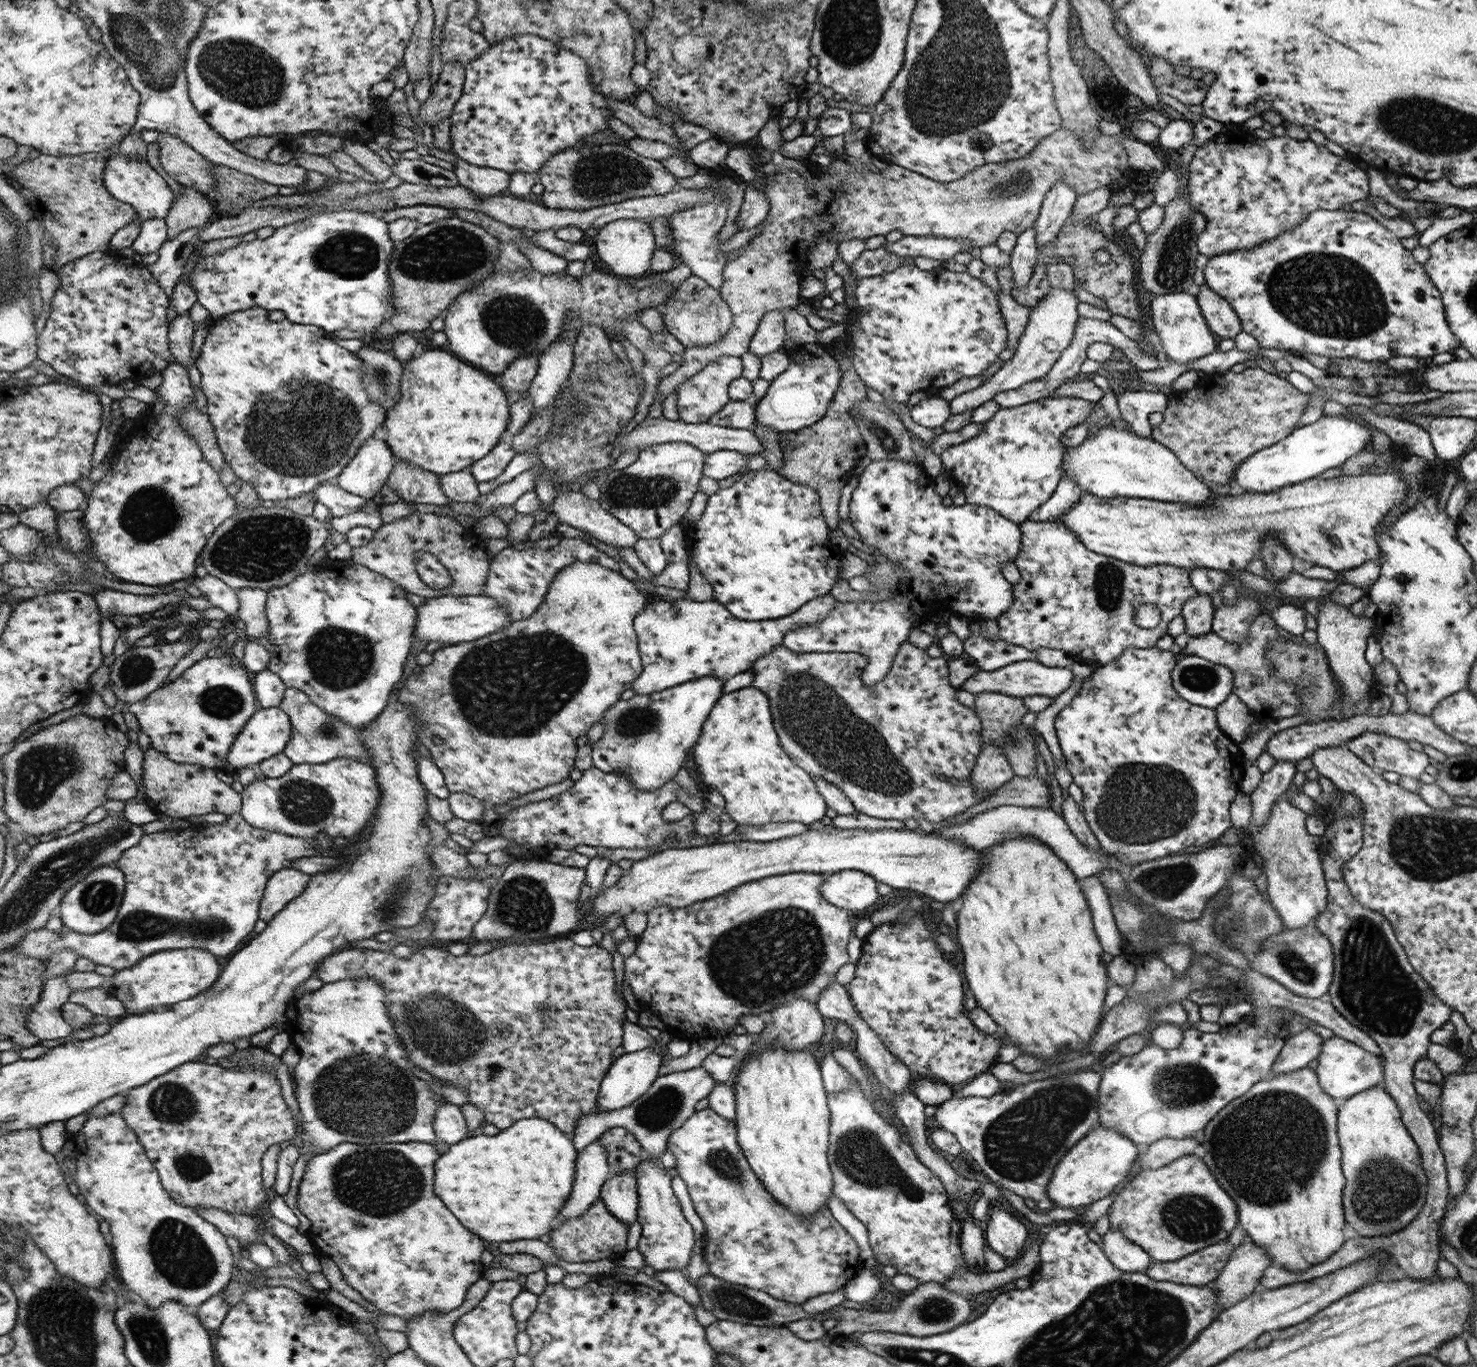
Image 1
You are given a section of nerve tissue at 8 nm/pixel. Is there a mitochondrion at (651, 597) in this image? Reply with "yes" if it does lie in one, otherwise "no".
no

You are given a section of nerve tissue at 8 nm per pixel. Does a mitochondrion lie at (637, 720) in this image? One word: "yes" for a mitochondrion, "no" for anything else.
yes

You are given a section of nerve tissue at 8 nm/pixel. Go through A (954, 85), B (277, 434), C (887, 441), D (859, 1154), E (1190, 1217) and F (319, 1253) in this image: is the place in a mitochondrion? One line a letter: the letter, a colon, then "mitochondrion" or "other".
A: mitochondrion
B: mitochondrion
C: mitochondrion
D: mitochondrion
E: mitochondrion
F: other

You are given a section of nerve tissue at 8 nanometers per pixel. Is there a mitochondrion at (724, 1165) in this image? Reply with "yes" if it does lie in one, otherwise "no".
yes

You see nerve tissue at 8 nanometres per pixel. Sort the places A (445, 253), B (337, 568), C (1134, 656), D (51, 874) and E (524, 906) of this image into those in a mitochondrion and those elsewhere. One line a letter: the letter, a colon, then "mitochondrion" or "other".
A: mitochondrion
B: other
C: other
D: mitochondrion
E: mitochondrion

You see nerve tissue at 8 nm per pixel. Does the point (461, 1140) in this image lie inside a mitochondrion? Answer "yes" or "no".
no

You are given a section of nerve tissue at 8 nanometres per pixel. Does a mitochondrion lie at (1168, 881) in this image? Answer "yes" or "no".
yes

